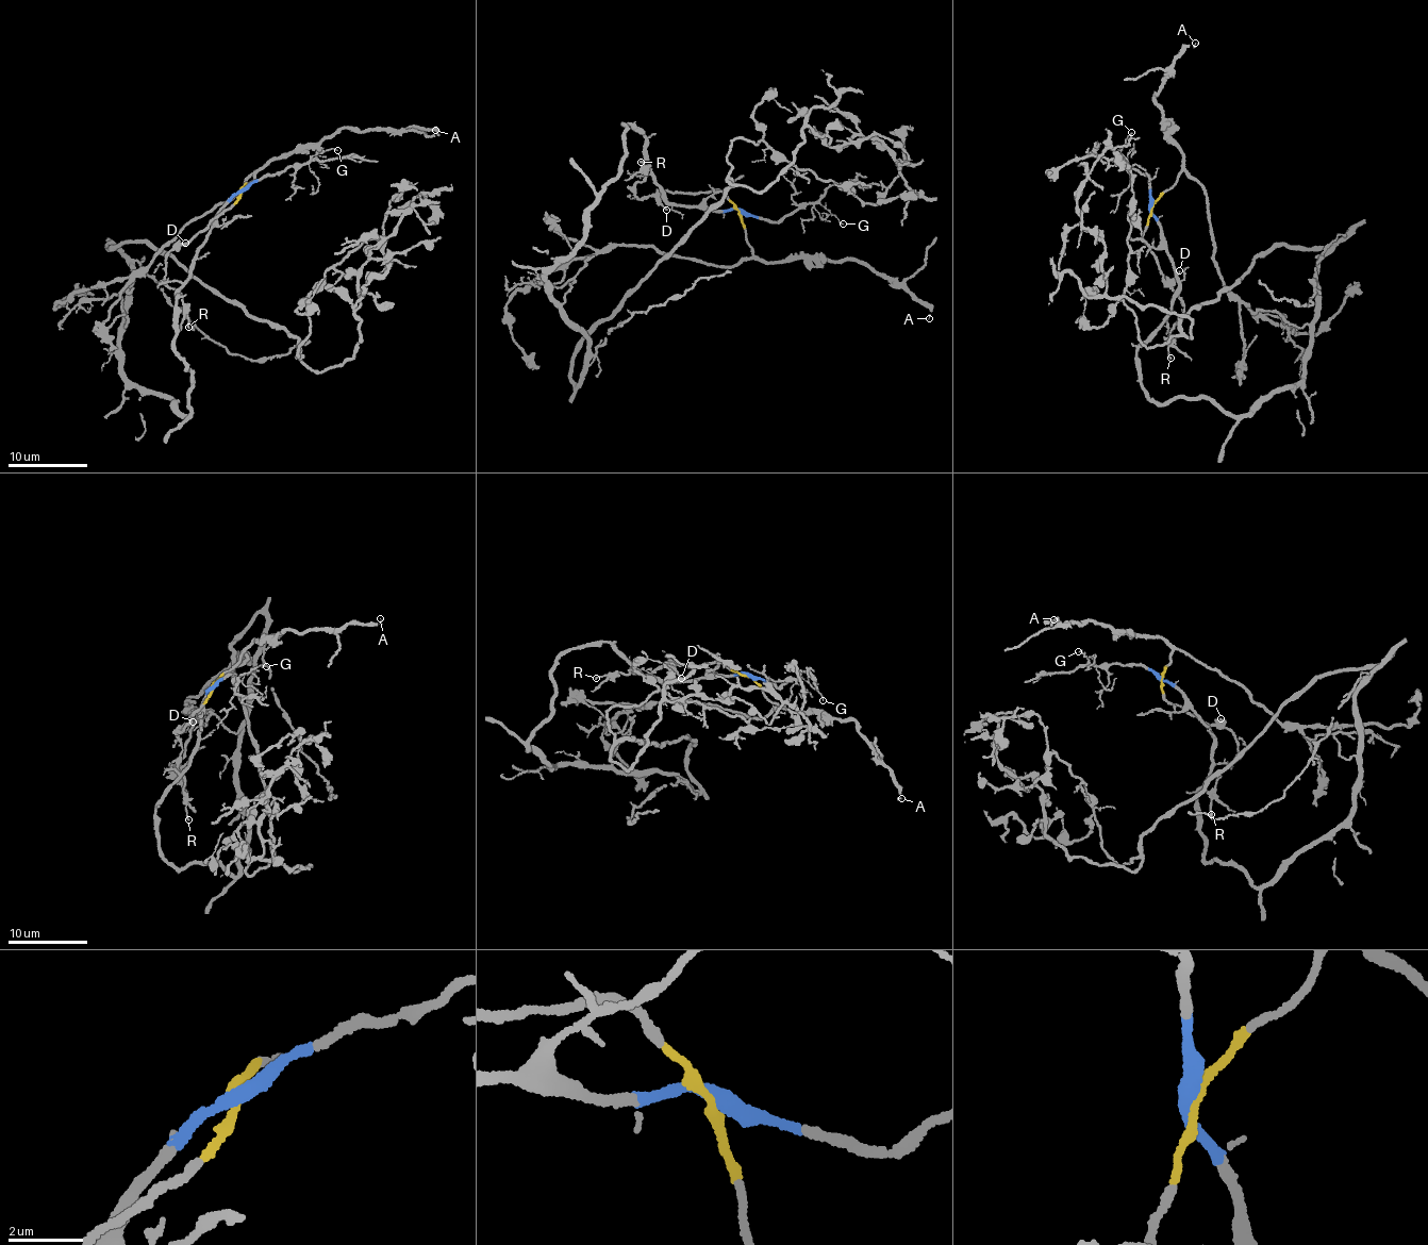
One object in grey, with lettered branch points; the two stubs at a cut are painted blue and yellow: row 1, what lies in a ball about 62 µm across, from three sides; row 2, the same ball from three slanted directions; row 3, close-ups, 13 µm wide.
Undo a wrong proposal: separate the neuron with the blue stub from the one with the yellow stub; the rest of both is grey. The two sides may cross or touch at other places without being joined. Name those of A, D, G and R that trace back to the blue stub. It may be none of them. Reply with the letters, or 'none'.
G

